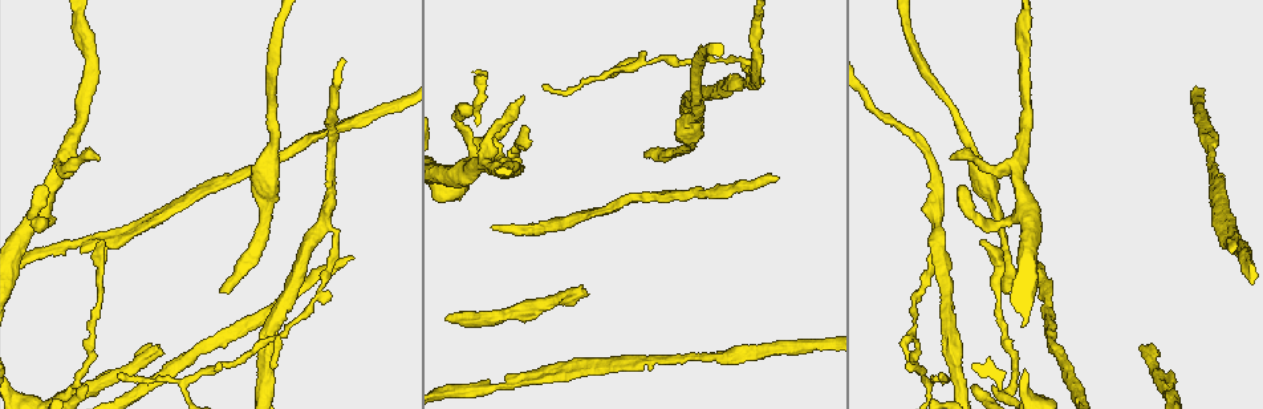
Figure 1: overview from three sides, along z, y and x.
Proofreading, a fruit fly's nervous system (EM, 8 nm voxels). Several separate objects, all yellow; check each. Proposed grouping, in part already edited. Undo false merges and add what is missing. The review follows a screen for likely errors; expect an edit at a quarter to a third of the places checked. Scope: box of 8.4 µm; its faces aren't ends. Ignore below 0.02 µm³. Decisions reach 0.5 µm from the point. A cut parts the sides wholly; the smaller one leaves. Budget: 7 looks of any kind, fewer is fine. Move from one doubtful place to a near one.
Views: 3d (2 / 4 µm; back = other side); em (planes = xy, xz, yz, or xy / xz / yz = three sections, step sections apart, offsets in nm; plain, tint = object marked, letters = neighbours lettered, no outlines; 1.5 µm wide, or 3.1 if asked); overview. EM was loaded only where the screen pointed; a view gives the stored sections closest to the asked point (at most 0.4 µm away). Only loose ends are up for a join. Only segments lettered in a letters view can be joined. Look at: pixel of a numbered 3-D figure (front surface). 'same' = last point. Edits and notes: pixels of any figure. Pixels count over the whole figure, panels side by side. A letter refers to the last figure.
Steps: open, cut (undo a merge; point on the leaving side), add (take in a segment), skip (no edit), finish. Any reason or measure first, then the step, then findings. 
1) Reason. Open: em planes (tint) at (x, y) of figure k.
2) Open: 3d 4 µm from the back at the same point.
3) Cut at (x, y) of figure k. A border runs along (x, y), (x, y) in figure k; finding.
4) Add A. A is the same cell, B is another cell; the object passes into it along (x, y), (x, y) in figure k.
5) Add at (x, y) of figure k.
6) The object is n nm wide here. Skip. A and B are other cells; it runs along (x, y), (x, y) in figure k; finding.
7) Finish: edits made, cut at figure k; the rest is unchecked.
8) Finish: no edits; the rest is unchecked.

Thin end. Open: em xz step 4 (letters) at (939, 376) of figure 1.

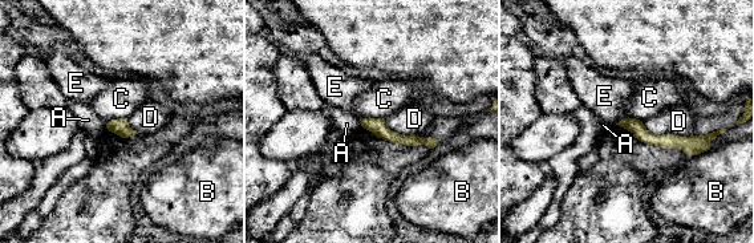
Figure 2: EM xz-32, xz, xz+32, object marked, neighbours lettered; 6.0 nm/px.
Cut it another way. Open: em planes (letters) at the same point.

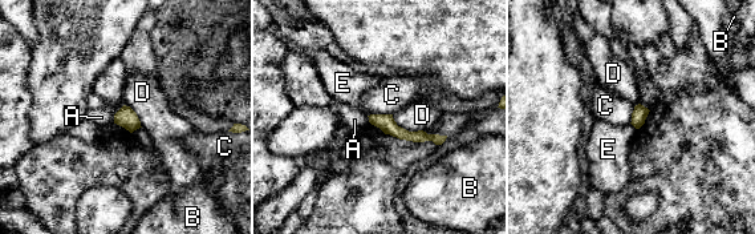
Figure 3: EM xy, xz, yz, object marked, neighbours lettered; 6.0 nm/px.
Skip. A, B, C, D and E are other cells; it runs along (372, 118), (408, 136), (441, 138) in figure 3; none of them fits.

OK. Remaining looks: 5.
Branch stops here. Open: 3d 2 µm at (219, 292) of figure 1.

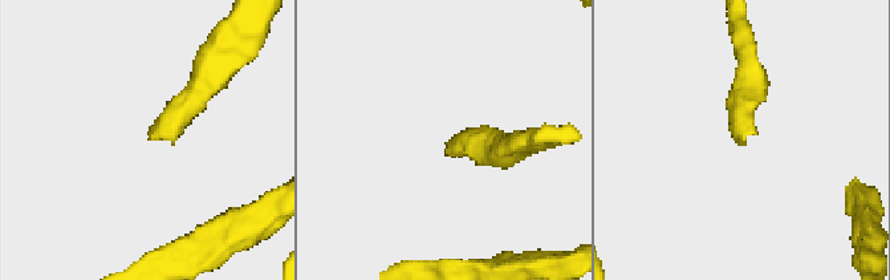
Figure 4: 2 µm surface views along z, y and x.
Open: em yz step 8 (letters) at (449, 154) of figure 4.

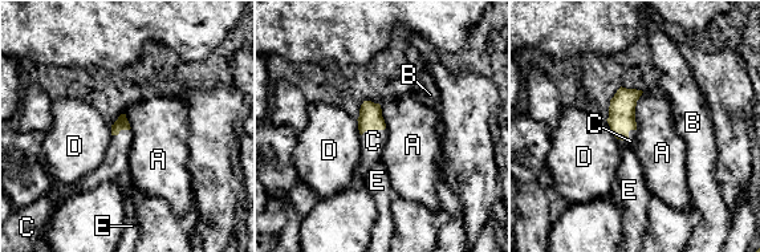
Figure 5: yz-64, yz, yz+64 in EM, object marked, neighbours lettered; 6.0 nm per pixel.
Open: em planes (letters) at the same point.

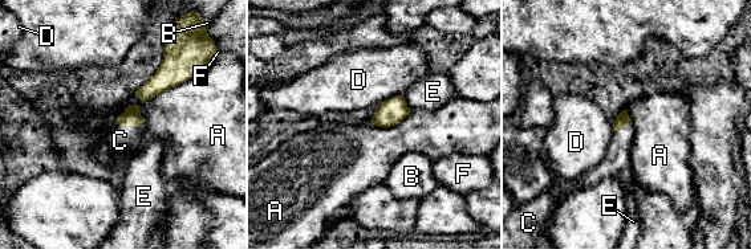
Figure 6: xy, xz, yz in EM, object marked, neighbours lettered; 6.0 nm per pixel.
Add C. C is the same cell, A, B, D, E and F are other cells; the object passes into it along (130, 117), (129, 125), (120, 141) in figure 6; the neuron continues.

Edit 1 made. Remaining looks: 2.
Finish: edits made, add at figure 6; the rest is unchecked.

